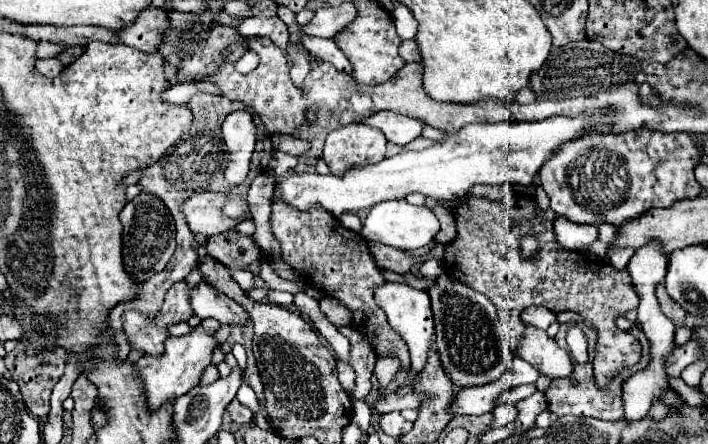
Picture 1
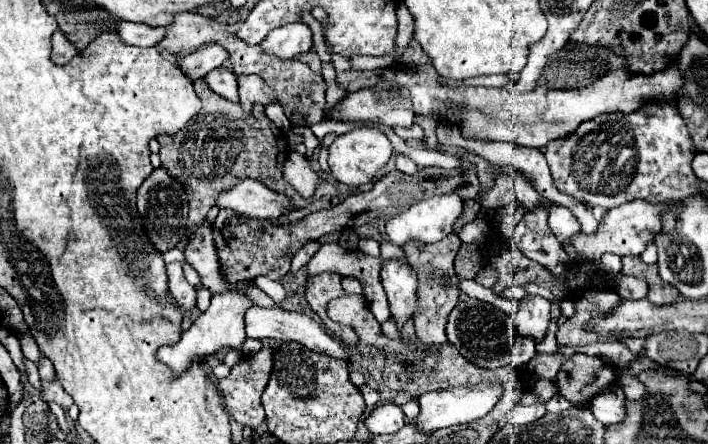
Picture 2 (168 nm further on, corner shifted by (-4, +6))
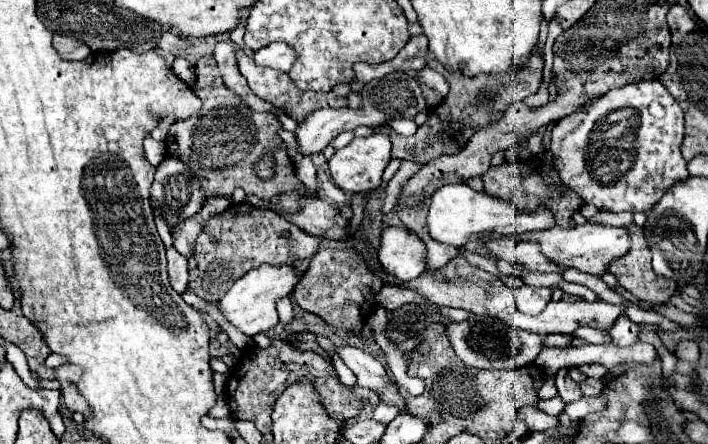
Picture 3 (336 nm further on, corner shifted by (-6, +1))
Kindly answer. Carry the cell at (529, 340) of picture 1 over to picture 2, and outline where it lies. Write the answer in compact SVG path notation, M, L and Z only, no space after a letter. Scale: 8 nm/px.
M527 297L521 301L521 309L513 321L519 335L533 337L535 343L541 343L551 323L551 303L543 297Z

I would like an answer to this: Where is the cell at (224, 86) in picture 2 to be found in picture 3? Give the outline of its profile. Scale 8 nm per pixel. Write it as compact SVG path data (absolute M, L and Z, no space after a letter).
M217 42L215 46L215 60L219 64L221 76L235 94L241 96L245 104L251 104L255 110L265 110L265 102L261 98L249 98L249 86L246 79L240 74L235 58L235 44L233 42Z

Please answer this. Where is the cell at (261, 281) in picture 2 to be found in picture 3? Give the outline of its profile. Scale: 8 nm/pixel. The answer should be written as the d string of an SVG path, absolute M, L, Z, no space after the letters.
M281 298L277 302L277 310L279 310L279 318L283 324L289 324L293 320L293 304L289 298Z

